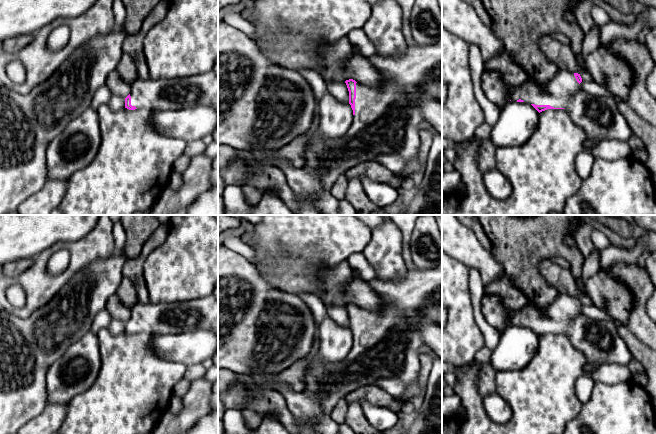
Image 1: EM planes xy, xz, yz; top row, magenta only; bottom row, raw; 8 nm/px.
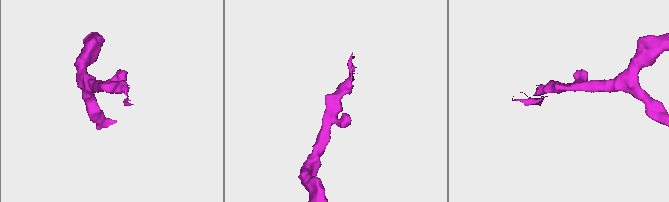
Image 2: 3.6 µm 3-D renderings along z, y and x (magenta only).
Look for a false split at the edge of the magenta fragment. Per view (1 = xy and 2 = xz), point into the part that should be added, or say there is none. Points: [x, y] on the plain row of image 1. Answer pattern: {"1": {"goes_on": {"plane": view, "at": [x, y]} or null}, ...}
{"1": {"goes_on": {"plane": "xy", "at": [151, 318]}}, "2": {"goes_on": {"plane": "xz", "at": [385, 353]}}}

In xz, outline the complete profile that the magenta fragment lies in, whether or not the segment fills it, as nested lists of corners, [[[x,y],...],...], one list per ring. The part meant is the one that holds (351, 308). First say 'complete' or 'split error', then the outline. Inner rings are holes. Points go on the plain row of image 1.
split error | [[[442,265],[422,269],[415,266],[407,268],[406,276],[399,280],[368,281],[376,295],[381,299],[379,311],[346,304],[349,315],[349,328],[353,334],[353,345],[349,353],[339,362],[325,364],[320,352],[310,362],[305,376],[303,391],[322,406],[329,414],[342,398],[349,397],[365,385],[377,386],[393,399],[411,402],[405,395],[406,388],[420,378],[419,349],[425,346],[418,322],[421,319],[437,323],[442,328]]]

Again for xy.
split error | [[[214,295],[175,303],[138,301],[130,308],[130,318],[125,322],[125,332],[129,334],[174,335],[196,329],[207,330],[218,336],[218,301]]]

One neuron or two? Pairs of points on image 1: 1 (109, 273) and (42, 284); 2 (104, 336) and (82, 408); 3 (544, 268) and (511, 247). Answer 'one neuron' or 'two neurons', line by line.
1: two neurons
2: one neuron
3: two neurons

